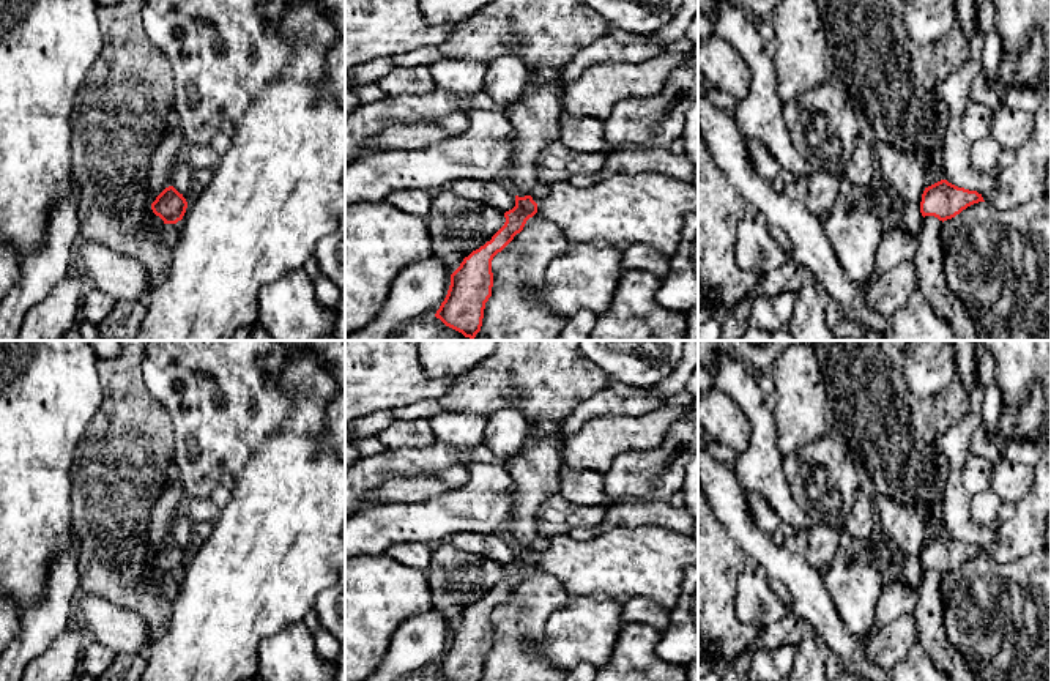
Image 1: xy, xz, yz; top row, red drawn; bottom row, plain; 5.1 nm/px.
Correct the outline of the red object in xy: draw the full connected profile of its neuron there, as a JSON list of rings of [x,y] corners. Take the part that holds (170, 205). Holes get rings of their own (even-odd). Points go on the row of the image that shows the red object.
[[[173,186],[165,188],[151,203],[151,210],[164,224],[176,224],[183,219],[188,202]]]

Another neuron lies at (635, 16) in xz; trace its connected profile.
[[[580,0],[605,19],[610,28],[652,35],[679,11],[682,0]]]

